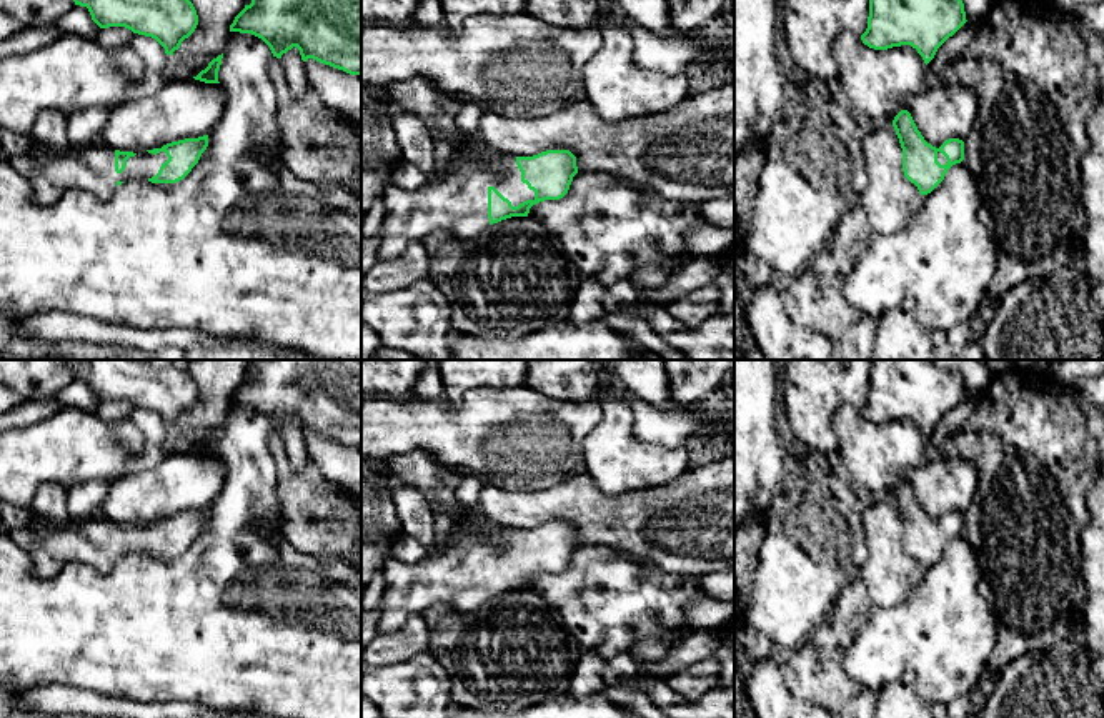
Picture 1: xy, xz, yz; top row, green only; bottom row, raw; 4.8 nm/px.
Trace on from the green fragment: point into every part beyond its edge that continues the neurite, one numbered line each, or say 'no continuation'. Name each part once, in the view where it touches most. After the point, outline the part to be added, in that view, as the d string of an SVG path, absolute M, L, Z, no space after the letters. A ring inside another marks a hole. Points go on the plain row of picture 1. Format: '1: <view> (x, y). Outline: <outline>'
1: xz (457, 575). Outline: M516 530L463 533L453 545L416 563L386 561L385 593L378 606L378 633L400 630L413 615L446 605L468 613L490 600L488 561L495 560L513 580L535 573L521 555Z

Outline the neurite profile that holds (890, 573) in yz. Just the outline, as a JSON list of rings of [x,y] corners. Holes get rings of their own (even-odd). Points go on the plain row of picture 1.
[[[893,496],[874,500],[863,513],[868,560],[858,570],[869,606],[899,605],[919,583],[924,568],[903,545],[903,521]]]

